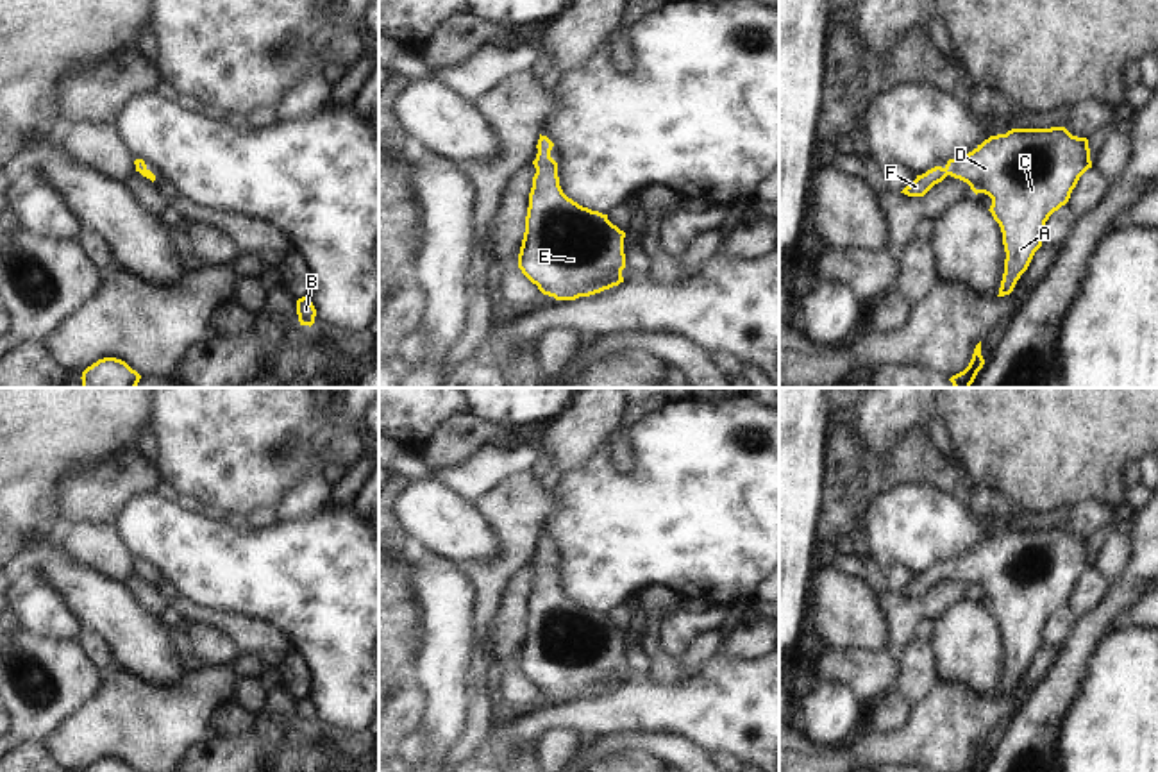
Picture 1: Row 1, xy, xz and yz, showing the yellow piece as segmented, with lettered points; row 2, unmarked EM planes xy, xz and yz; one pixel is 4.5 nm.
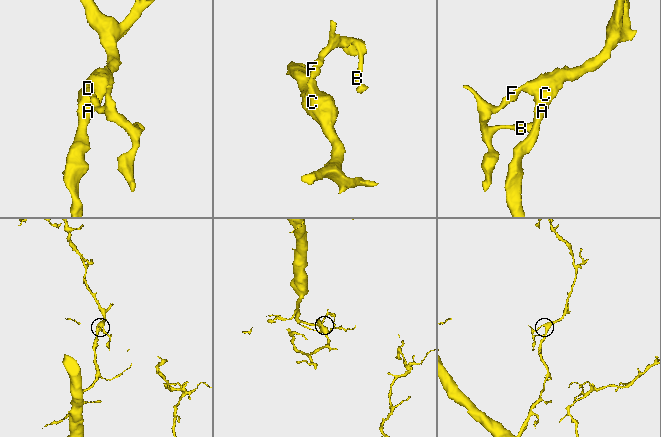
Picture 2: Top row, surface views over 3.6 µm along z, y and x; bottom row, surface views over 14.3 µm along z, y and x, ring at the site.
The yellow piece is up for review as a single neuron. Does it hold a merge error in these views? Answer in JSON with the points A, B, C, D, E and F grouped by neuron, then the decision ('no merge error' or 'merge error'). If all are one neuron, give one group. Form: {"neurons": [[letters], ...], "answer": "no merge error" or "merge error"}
{"neurons": [["A", "B", "C", "D", "E", "F"]], "answer": "no merge error"}

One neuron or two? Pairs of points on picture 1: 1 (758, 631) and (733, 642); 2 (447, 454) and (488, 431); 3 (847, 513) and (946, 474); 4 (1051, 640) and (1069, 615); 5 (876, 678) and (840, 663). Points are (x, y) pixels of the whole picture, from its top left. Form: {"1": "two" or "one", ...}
{"1": "one", "2": "one", "3": "one", "4": "one", "5": "one"}

